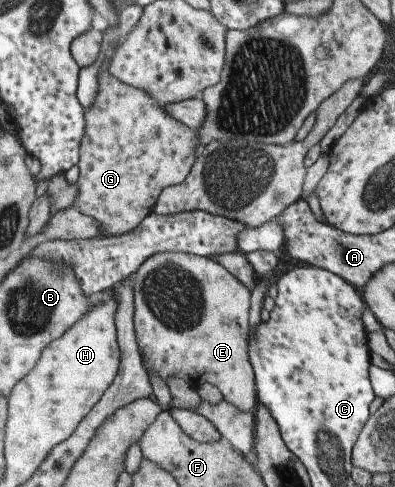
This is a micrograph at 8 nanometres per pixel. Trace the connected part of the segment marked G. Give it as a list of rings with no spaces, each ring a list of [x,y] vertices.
[[[111,58],[103,60],[97,77],[98,92],[85,110],[86,134],[80,140],[80,160],[77,164],[80,174],[76,184],[78,196],[73,206],[100,224],[102,237],[116,238],[131,233],[142,224],[144,218],[153,212],[162,190],[184,182],[198,158],[201,146],[198,133],[170,118],[170,114],[166,114],[164,107],[150,98],[150,94],[112,76],[110,61]]]

